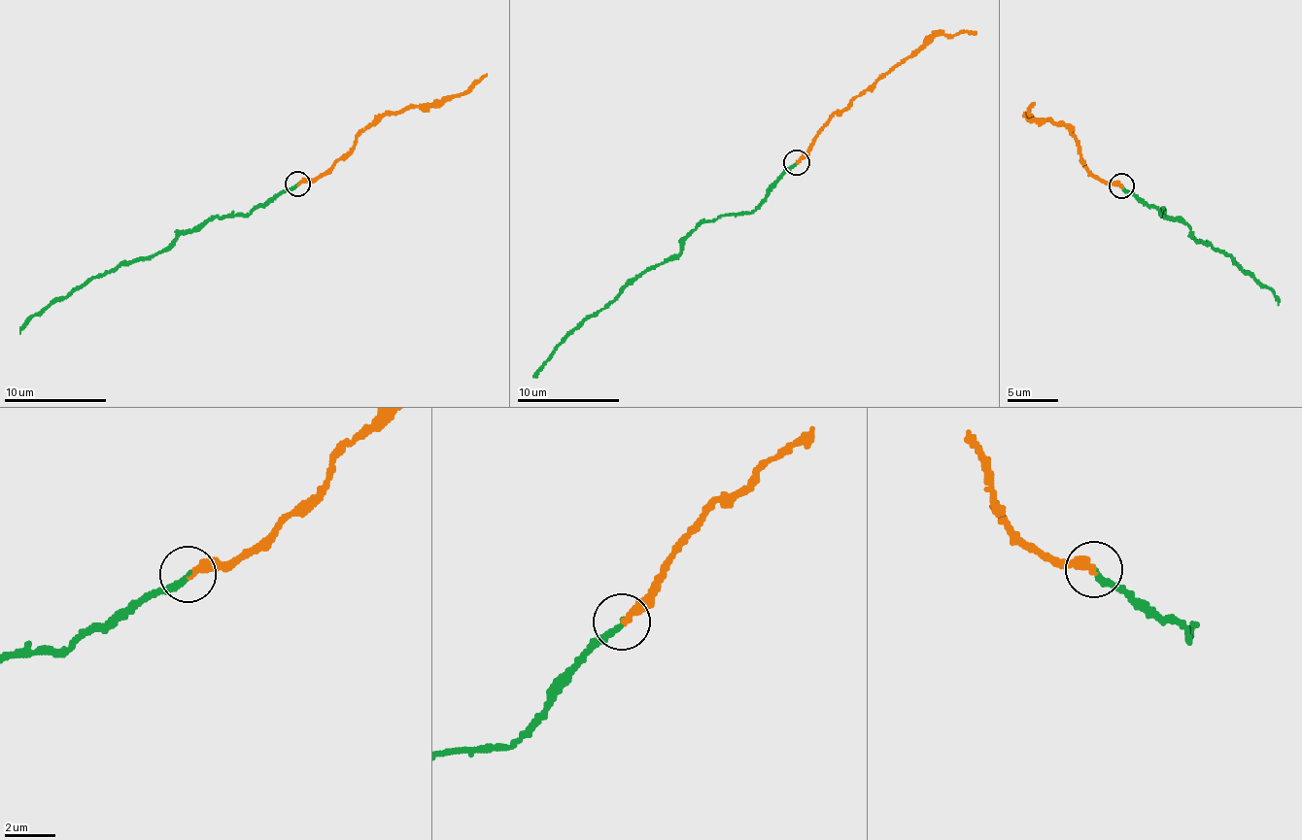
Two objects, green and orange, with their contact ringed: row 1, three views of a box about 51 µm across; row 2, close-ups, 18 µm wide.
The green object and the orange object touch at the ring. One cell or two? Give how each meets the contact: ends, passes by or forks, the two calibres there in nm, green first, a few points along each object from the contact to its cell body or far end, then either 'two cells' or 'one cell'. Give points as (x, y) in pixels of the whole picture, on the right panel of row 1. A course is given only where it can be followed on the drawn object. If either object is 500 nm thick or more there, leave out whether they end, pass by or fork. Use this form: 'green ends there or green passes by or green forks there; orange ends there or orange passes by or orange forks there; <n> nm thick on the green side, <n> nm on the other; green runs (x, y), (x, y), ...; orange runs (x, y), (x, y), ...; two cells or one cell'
green ends there; orange ends there; 280 nm thick on the green side, 320 nm on the other; green runs (1122, 185), (1158, 211), (1164, 209), (1164, 214), (1189, 225), (1191, 237), (1224, 253), (1273, 291), (1277, 304); orange runs (1122, 187), (1087, 169), (1079, 151), (1079, 142), (1062, 124), (1041, 122), (1028, 114), (1029, 117), (1035, 103); one cell

